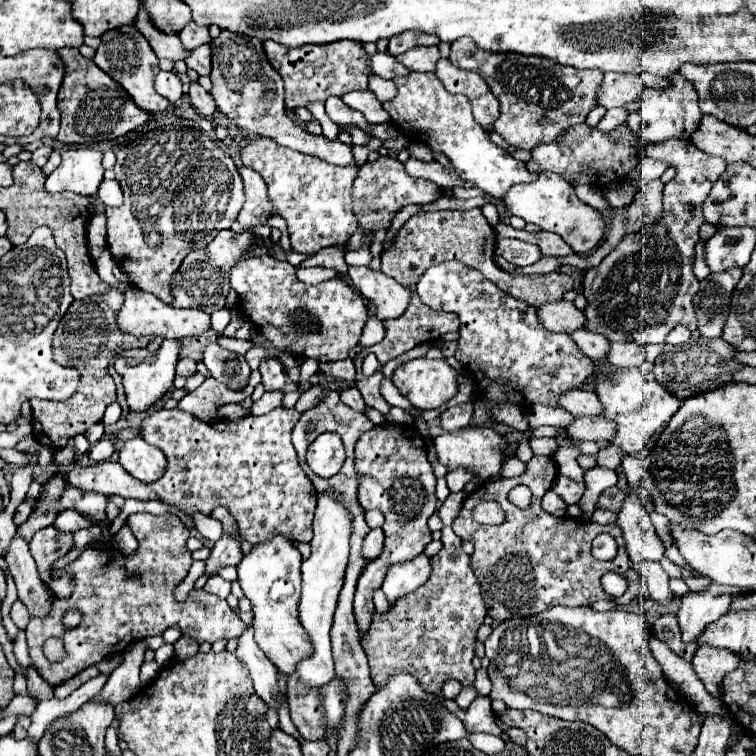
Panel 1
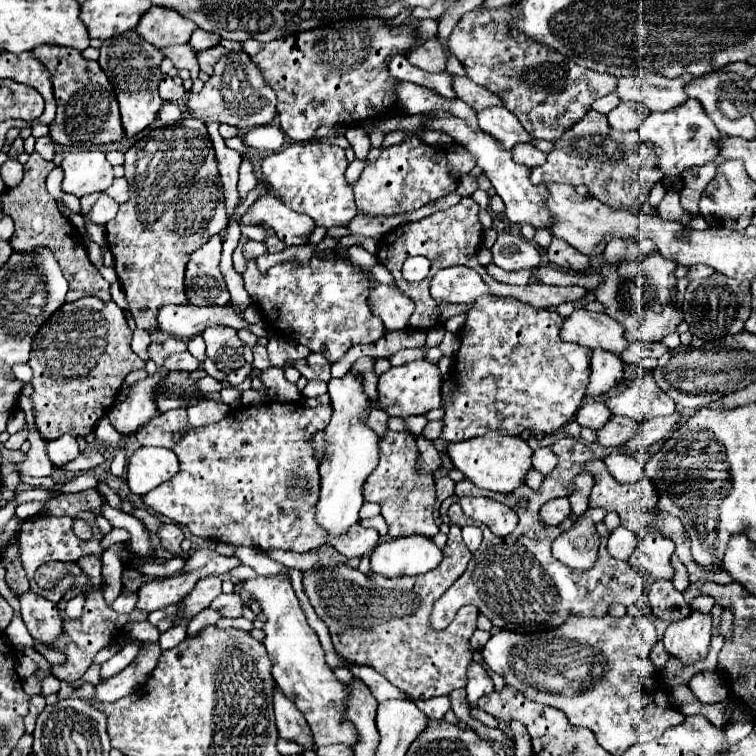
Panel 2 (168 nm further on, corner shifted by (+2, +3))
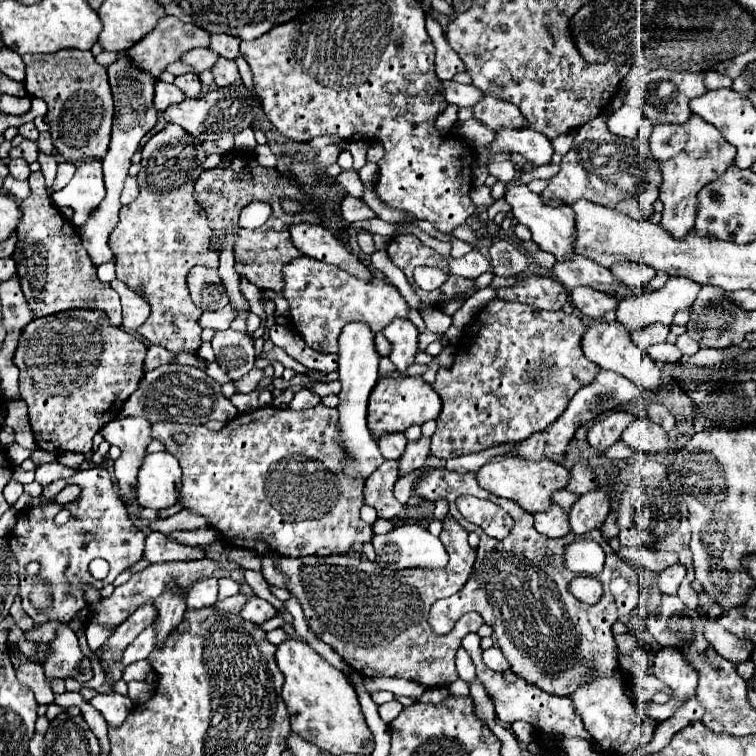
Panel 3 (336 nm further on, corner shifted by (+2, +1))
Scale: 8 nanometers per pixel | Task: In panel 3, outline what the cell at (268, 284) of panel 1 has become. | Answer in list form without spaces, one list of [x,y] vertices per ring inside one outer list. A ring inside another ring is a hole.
[[[303,256],[285,266],[285,290],[281,294],[291,304],[291,320],[307,346],[319,352],[337,352],[337,338],[345,324],[367,322],[373,332],[381,332],[393,318],[407,318],[409,304],[399,290],[383,278],[363,282],[345,270]]]

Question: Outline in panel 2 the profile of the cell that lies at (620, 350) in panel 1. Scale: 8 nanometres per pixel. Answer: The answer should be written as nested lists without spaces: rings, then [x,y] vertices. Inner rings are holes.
[[[629,342],[625,352],[621,352],[621,360],[627,364],[639,364],[643,358],[661,358],[667,352],[667,348],[659,342]]]

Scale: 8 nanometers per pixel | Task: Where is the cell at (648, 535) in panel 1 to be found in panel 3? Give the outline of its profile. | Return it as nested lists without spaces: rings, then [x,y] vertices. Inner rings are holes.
[[[673,564],[673,566],[665,568],[663,572],[659,572],[659,590],[661,590],[663,594],[675,596],[683,578],[685,578],[685,566]]]

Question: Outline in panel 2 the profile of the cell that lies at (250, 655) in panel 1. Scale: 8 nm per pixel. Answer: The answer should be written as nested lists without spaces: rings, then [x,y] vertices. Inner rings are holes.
[[[273,686],[273,710],[275,710],[275,724],[281,738],[293,740],[297,744],[313,744],[309,726],[297,706],[279,690]]]

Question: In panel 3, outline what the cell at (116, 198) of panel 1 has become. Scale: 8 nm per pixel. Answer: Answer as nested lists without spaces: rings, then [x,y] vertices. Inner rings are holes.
[[[127,176],[125,180],[125,188],[123,188],[123,194],[121,194],[121,202],[123,204],[131,204],[139,194],[139,184],[137,184],[137,178],[133,176]]]

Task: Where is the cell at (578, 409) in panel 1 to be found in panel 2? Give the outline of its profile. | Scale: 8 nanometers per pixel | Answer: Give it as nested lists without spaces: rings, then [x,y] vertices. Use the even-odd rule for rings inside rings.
[[[587,398],[583,402],[583,406],[579,408],[575,420],[581,424],[581,426],[587,426],[591,430],[597,430],[601,428],[607,420],[611,418],[611,412],[609,408],[605,406],[605,402],[599,402],[599,400],[593,400],[593,398]]]

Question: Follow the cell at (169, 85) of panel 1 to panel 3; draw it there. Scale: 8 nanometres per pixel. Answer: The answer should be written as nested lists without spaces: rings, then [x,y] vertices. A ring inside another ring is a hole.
[[[161,80],[155,82],[153,104],[159,112],[167,110],[171,104],[179,104],[181,100],[183,100],[183,92],[175,84],[167,84],[167,82],[161,82]]]

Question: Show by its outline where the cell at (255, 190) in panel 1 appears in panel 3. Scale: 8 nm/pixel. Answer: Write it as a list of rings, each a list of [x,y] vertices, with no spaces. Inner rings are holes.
[[[295,224],[291,226],[291,238],[293,244],[311,258],[317,258],[321,262],[329,262],[333,266],[341,266],[345,272],[369,280],[373,274],[363,266],[363,262],[353,254],[341,240],[323,226],[311,226],[311,224]]]

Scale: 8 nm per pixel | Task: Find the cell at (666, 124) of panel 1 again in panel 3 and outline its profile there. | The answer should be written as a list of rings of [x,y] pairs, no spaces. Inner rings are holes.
[[[691,116],[685,124],[657,124],[651,134],[651,154],[655,160],[659,160],[661,172],[663,172],[663,184],[659,190],[659,200],[665,204],[661,228],[669,232],[673,238],[685,238],[685,234],[693,230],[693,224],[697,218],[697,206],[699,206],[697,194],[709,182],[715,182],[729,166],[735,164],[735,148],[715,130],[715,126],[709,126],[705,120]]]

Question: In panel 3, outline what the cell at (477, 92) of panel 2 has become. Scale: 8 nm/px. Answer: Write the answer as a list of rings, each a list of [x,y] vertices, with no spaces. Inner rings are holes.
[[[485,96],[473,110],[475,110],[475,118],[485,122],[485,126],[489,126],[491,130],[501,130],[501,126],[509,126],[513,130],[527,128],[527,122],[519,114],[519,108],[505,100]]]

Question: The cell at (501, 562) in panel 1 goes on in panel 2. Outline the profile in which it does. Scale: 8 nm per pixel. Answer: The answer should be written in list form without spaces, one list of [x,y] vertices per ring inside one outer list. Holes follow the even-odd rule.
[[[559,438],[555,440],[549,450],[557,456],[557,466],[553,468],[551,474],[543,476],[543,484],[539,490],[529,488],[527,484],[521,484],[521,488],[515,488],[515,492],[509,494],[499,494],[499,492],[489,492],[481,490],[471,480],[457,482],[455,494],[459,498],[463,496],[487,496],[493,500],[499,500],[507,506],[515,506],[519,498],[529,498],[529,508],[521,510],[517,508],[519,524],[515,532],[509,536],[483,536],[481,546],[473,552],[473,558],[461,578],[435,602],[433,614],[431,614],[431,624],[437,630],[447,628],[455,616],[455,612],[463,604],[475,604],[479,612],[483,612],[493,626],[497,628],[507,628],[507,630],[527,630],[527,628],[537,628],[537,626],[559,626],[569,612],[577,614],[587,614],[587,616],[601,616],[607,614],[607,606],[613,602],[619,602],[623,606],[635,604],[641,594],[643,594],[643,578],[641,574],[625,560],[617,560],[607,552],[607,538],[609,530],[605,528],[603,522],[597,524],[597,532],[601,536],[601,552],[597,554],[597,562],[589,570],[573,570],[559,560],[553,558],[551,554],[551,544],[553,540],[561,534],[567,532],[573,524],[573,518],[563,520],[559,526],[547,526],[539,518],[541,506],[551,500],[551,498],[567,497],[571,494],[569,480],[583,470],[583,462],[589,460],[591,450],[579,442],[577,438]]]

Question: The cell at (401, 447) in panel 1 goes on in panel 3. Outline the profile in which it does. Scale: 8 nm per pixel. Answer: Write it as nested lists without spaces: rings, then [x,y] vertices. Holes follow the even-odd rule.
[[[385,460],[365,484],[365,502],[373,506],[379,518],[423,518],[423,508],[403,506],[393,496],[393,482],[397,482],[397,460]]]

